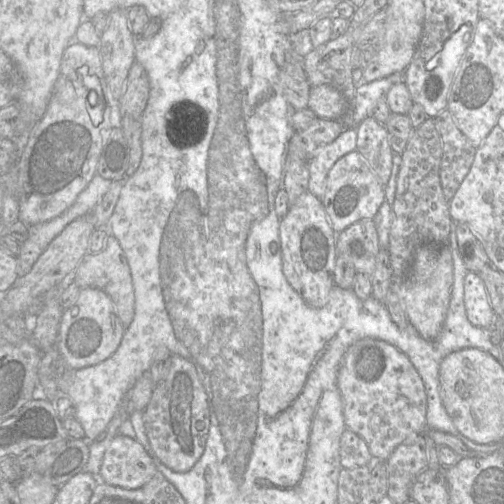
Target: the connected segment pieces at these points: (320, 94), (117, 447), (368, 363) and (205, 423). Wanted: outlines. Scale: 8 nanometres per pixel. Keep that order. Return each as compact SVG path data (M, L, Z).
M323 84L310 88L308 108L318 118L339 120L347 111L348 103L340 91Z
M117 434L105 450L98 479L124 489L138 489L149 482L157 468L143 445Z
M363 338L354 342L343 355L337 384L343 401L346 429L365 441L375 461L386 461L407 438L425 435L427 397L423 381L408 357L392 344L375 338Z
M171 355L166 375L155 384L143 418L154 455L175 472L191 470L203 455L210 428L208 397L191 359Z

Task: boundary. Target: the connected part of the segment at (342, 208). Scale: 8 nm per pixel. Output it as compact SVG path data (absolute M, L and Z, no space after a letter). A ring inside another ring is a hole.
M357 150L347 153L331 167L327 175L325 192L321 198L327 217L336 233L361 219L373 219L384 200L384 186Z

